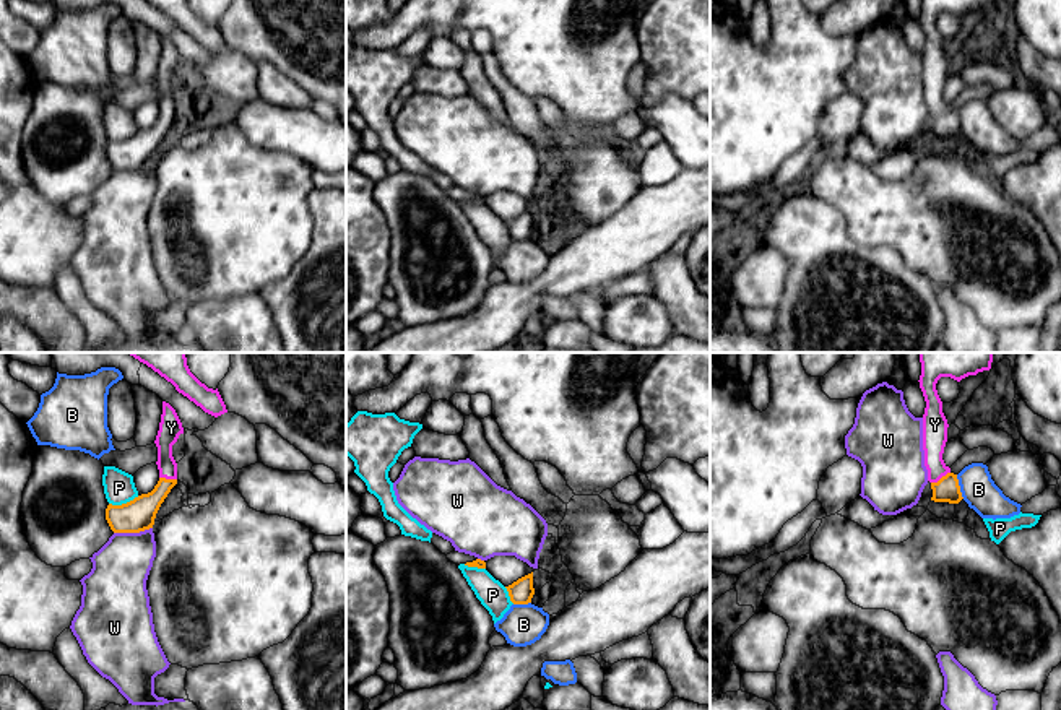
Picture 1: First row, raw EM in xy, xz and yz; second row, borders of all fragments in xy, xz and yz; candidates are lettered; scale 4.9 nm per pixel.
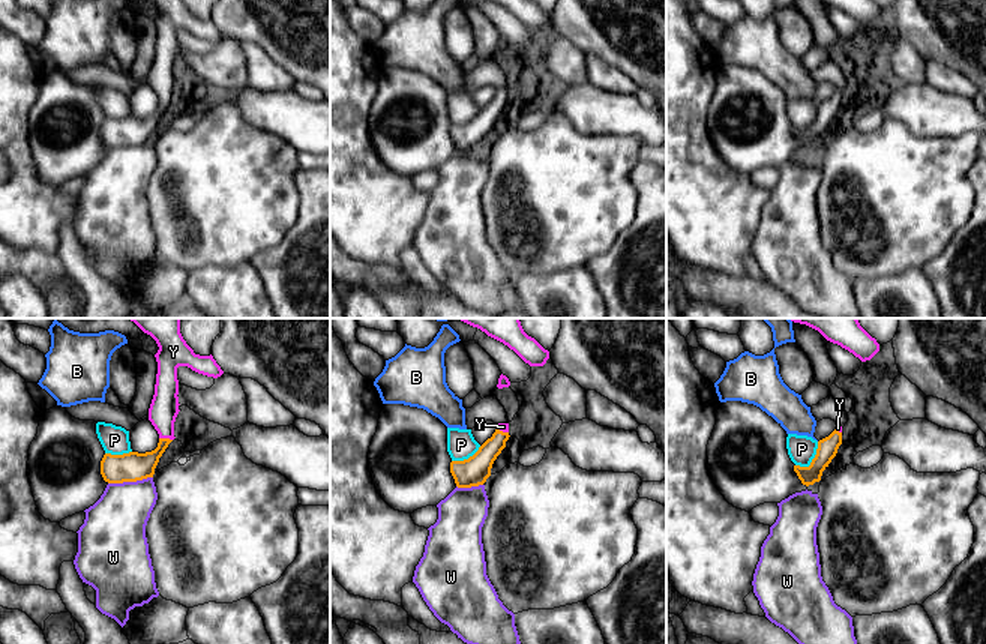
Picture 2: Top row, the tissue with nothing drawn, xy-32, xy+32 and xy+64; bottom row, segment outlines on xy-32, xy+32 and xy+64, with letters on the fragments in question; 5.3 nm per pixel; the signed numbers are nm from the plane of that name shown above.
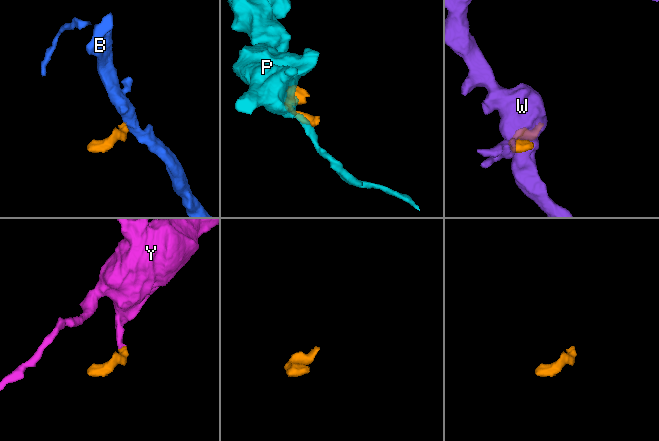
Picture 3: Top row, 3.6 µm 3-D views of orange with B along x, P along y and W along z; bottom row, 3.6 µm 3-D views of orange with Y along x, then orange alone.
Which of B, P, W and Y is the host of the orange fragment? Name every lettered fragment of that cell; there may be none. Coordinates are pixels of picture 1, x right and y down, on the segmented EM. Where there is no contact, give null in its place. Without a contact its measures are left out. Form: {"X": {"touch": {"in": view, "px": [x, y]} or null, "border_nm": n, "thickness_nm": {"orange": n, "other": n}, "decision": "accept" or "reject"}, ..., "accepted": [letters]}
{"B": {"touch": {"in": "yz", "px": [959, 486]}, "border_nm": 130, "thickness_nm": {"orange": 120, "other": 170}, "decision": "reject"}, "P": {"touch": {"in": "xy", "px": [124, 504]}, "border_nm": 160, "thickness_nm": {"orange": 160, "other": 160}, "decision": "reject"}, "W": {"touch": {"in": "xy", "px": [132, 532]}, "border_nm": 190, "thickness_nm": {"orange": 160, "other": 280}, "decision": "reject"}, "Y": {"touch": {"in": "yz", "px": [941, 478]}, "border_nm": 110, "thickness_nm": {"orange": 120, "other": 130}, "decision": "accept"}, "accepted": ["Y"]}

